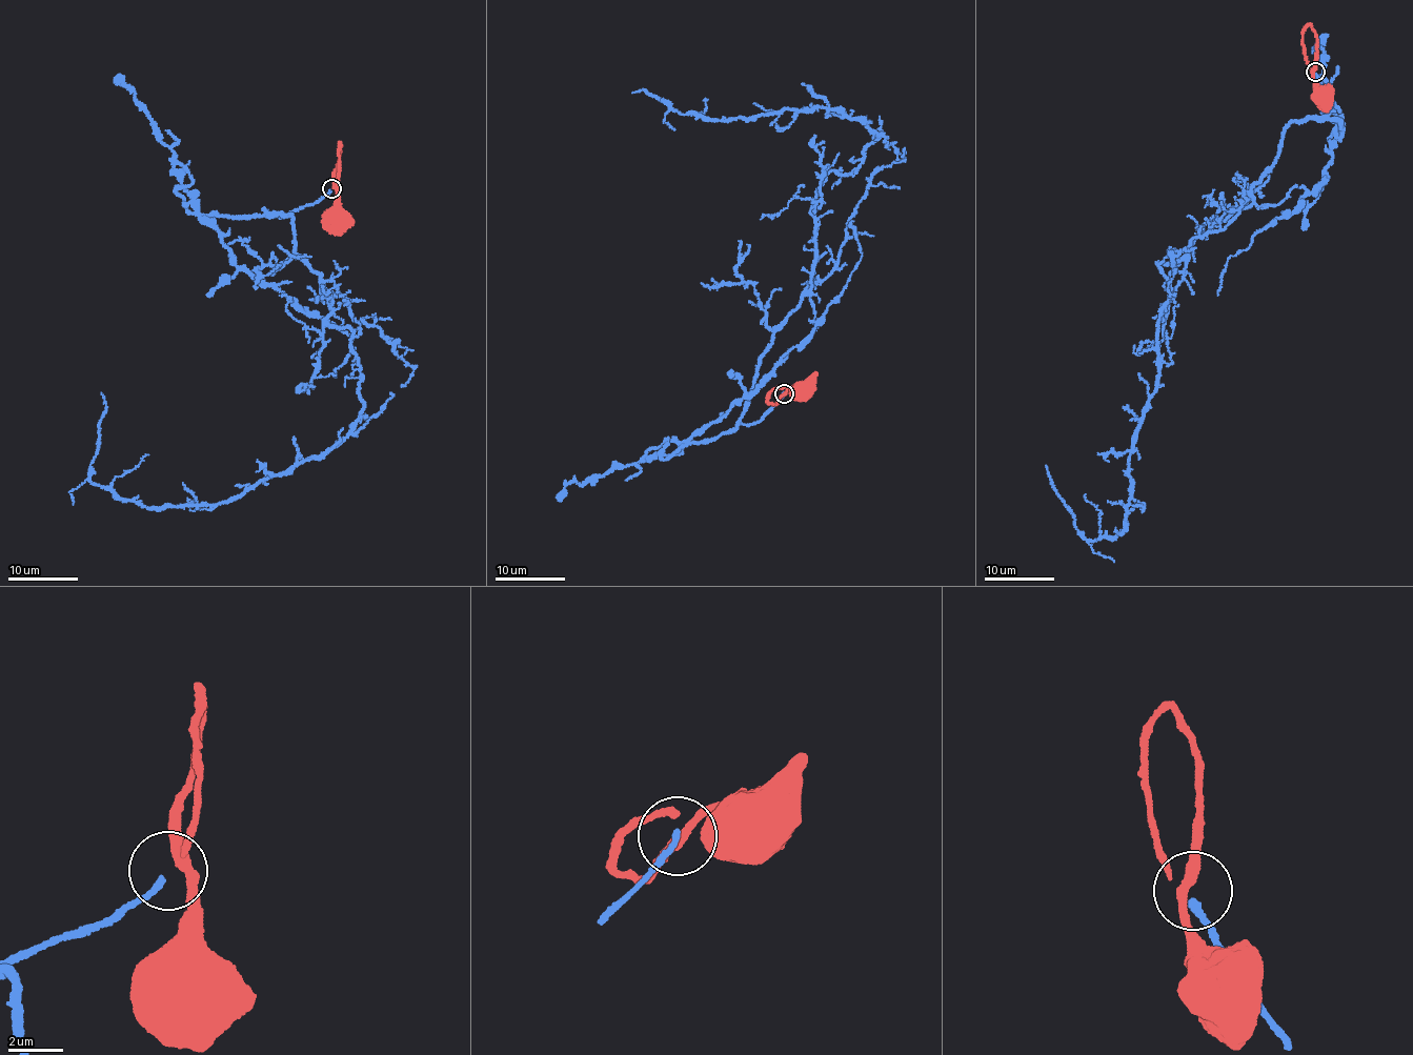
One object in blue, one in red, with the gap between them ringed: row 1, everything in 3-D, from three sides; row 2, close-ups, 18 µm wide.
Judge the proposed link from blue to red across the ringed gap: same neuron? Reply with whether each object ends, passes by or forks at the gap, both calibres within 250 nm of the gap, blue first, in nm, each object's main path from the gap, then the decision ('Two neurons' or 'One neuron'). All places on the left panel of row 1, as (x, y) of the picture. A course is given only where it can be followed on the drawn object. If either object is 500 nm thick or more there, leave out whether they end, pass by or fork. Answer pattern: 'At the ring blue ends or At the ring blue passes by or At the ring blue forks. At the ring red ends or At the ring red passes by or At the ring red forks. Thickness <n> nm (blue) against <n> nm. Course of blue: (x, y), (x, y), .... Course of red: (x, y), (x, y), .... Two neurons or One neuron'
At the ring blue ends. At the ring red forks. Thickness 240 nm (blue) against 280 nm. Course of blue: (329, 189), (262, 209), (350, 329), (355, 429), (157, 508), (91, 483), (101, 392). Course of red: (332, 188), (338, 190), (340, 236). One neuron

